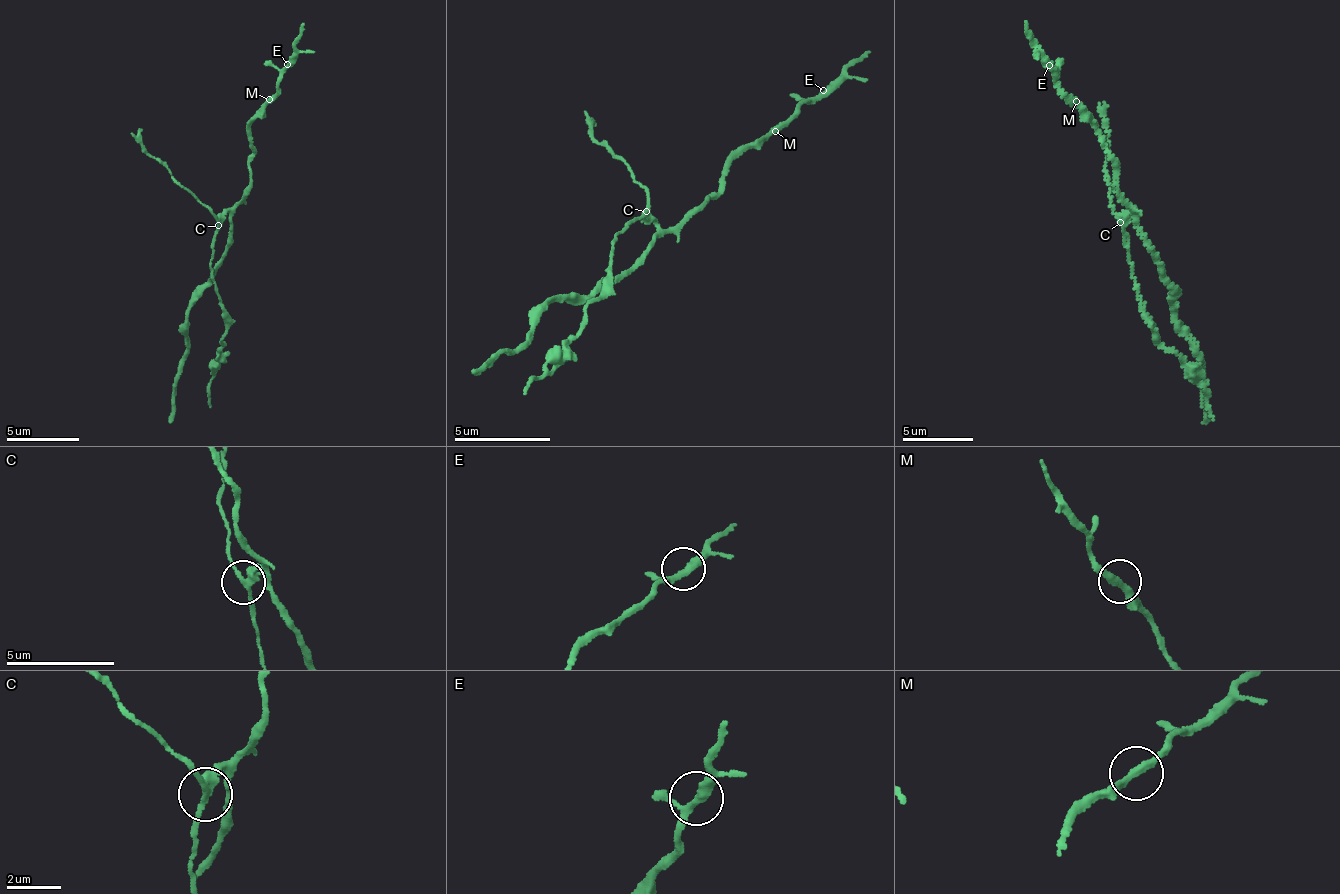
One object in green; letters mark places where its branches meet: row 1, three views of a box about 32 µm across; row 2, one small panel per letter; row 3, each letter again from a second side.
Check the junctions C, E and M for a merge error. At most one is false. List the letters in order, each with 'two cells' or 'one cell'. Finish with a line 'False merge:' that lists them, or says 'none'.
C: two cells
E: one cell
M: one cell
False merge: C

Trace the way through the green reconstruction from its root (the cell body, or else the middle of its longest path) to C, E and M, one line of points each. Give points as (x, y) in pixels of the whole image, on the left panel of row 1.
C: (230, 209), (217, 225)
E: (230, 209), (242, 198), (251, 183), (252, 119), (276, 92), (281, 70), (287, 64)
M: (230, 209), (242, 198), (251, 183), (253, 149), (249, 128), (254, 113), (269, 99)

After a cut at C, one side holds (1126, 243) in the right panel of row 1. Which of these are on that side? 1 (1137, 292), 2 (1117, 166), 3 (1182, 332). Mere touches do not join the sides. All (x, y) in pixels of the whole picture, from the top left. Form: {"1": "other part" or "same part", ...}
{"1": "same part", "2": "other part", "3": "other part"}

